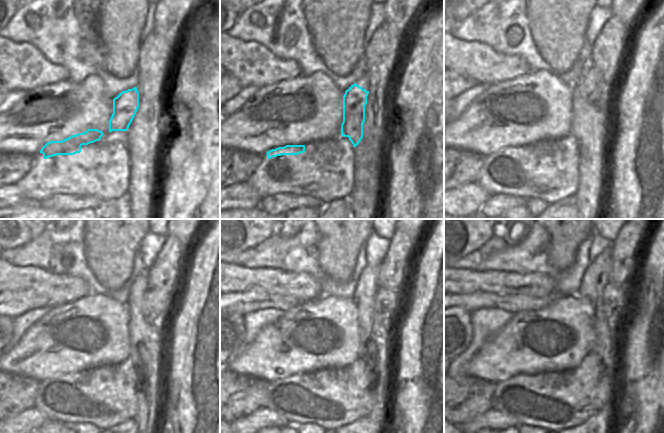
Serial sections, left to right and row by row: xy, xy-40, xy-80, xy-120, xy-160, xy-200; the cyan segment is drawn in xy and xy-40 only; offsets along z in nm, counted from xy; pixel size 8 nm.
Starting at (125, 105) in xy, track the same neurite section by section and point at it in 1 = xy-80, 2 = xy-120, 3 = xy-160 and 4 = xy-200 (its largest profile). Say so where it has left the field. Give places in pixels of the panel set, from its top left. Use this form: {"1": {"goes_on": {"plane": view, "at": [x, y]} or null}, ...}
{"1": {"goes_on": {"plane": "xy-80", "at": [583, 119]}}, "2": {"goes_on": {"plane": "xy-120", "at": [157, 304]}}, "3": {"goes_on": {"plane": "xy-160", "at": [386, 304]}}, "4": {"goes_on": {"plane": "xy-200", "at": [615, 297]}}}

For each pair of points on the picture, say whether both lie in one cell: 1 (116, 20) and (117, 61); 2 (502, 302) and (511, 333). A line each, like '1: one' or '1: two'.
1: one
2: two

